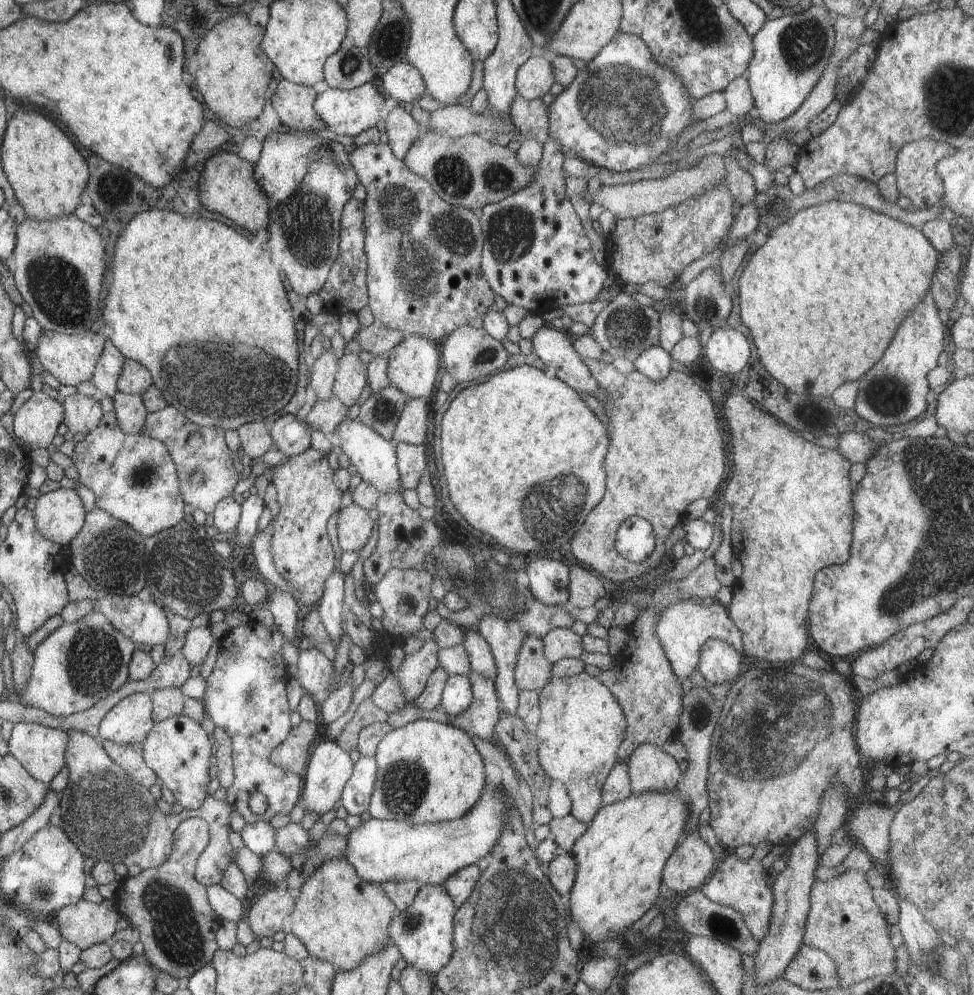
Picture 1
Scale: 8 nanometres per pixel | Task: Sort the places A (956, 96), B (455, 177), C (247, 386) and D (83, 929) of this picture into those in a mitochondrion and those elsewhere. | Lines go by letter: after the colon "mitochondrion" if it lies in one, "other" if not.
A: mitochondrion
B: mitochondrion
C: mitochondrion
D: other

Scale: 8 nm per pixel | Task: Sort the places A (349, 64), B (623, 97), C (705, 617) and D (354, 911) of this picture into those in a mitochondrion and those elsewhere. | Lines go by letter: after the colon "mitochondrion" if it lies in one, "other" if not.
A: mitochondrion
B: mitochondrion
C: other
D: other

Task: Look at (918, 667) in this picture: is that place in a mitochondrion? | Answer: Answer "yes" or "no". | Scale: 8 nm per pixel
no

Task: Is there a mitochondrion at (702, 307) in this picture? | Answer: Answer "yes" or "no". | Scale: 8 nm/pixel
yes

